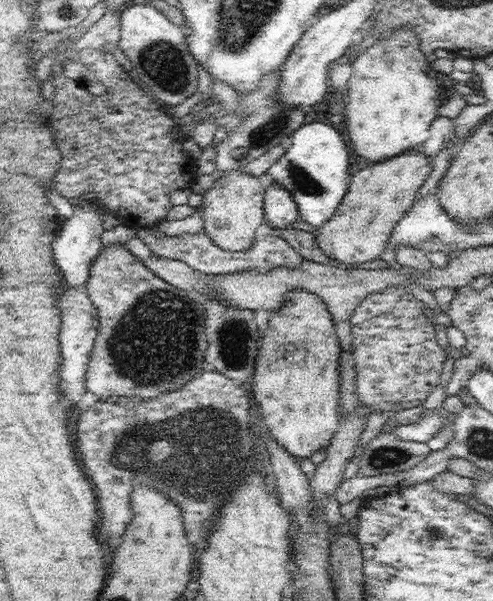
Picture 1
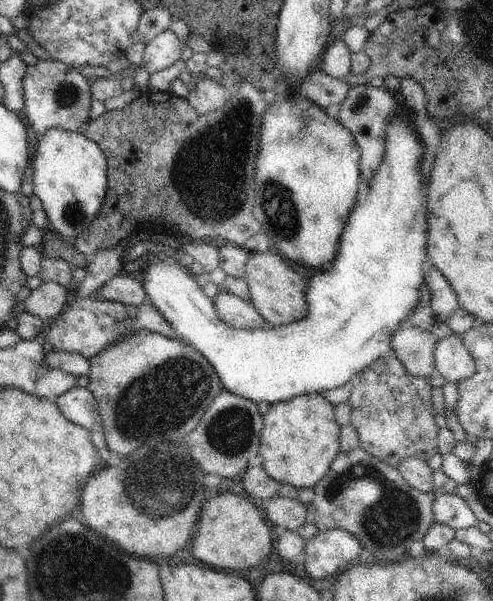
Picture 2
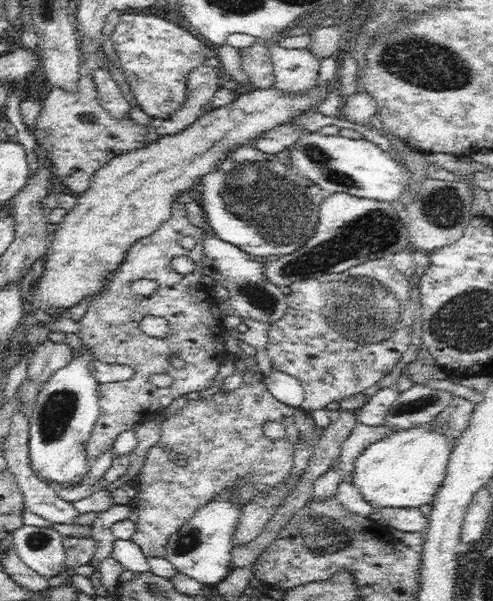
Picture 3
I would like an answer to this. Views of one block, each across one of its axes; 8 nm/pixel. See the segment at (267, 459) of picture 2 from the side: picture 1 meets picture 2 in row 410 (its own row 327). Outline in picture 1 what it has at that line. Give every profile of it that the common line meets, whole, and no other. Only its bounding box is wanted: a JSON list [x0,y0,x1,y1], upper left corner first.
[251,289,344,460]

